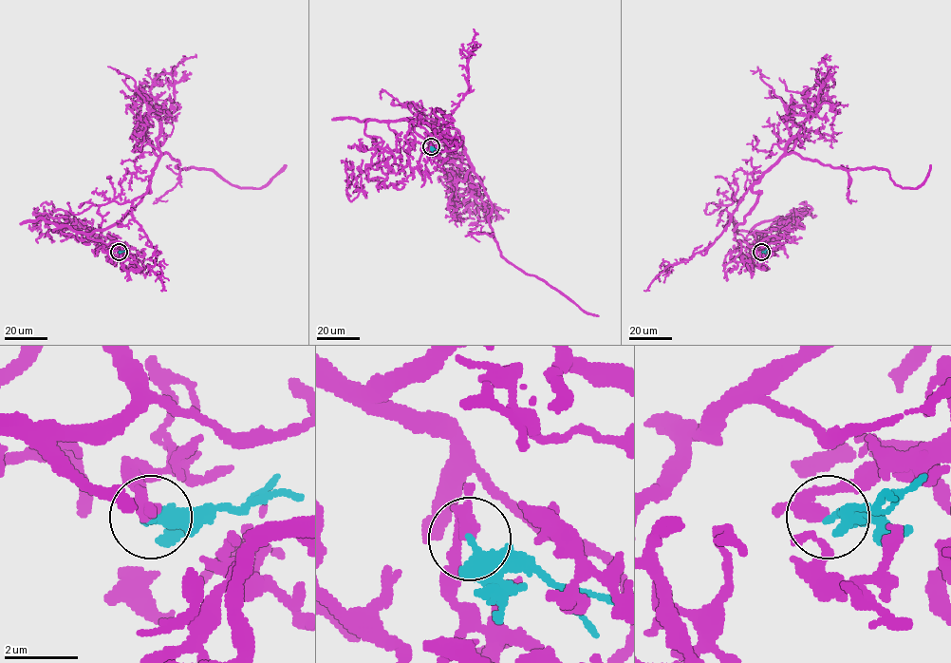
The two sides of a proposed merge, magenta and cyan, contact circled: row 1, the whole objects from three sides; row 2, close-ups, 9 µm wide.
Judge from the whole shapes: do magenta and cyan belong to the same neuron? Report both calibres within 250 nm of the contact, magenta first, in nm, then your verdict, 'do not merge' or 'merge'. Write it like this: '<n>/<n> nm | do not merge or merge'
280/440 nm | do not merge

